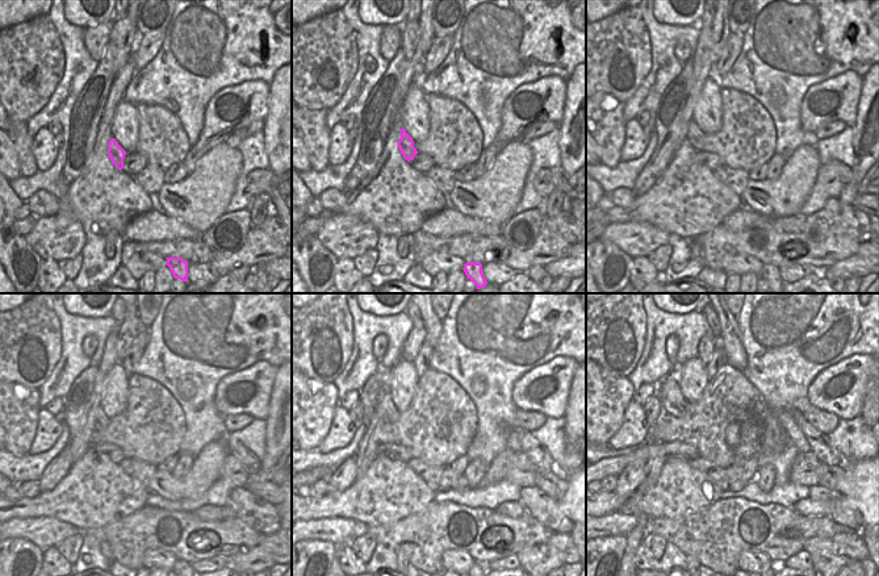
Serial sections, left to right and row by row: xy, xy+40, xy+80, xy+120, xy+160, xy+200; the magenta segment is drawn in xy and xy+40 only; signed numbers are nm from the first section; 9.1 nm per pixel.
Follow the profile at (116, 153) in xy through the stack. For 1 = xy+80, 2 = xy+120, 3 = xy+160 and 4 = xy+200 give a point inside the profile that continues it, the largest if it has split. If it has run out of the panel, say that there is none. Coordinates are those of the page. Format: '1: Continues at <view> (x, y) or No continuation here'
1: Continues at xy+80 (694, 136)
2: Continues at xy+120 (96, 413)
3: Continues at xy+160 (385, 409)
4: Continues at xy+200 (673, 401)

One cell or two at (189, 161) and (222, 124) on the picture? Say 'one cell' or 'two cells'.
one cell

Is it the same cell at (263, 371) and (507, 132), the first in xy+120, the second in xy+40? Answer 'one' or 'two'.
one

